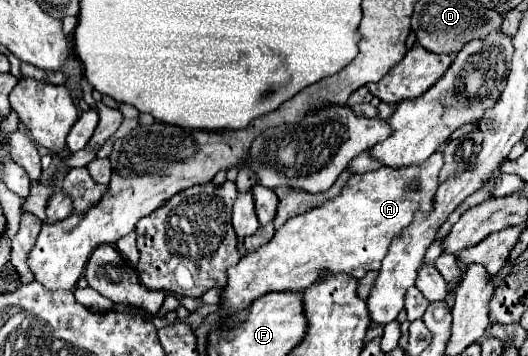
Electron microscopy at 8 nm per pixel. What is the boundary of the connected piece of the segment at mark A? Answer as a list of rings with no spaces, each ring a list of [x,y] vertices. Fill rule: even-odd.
[[[436,151],[428,157],[428,163],[420,167],[408,167],[404,171],[380,167],[370,173],[352,175],[336,199],[306,211],[304,215],[292,217],[264,247],[246,253],[236,267],[228,269],[228,285],[224,287],[220,305],[230,311],[224,317],[238,315],[238,321],[242,323],[254,299],[272,291],[300,293],[324,271],[348,273],[356,279],[362,279],[370,269],[378,271],[392,239],[400,237],[404,229],[412,225],[416,211],[424,215],[434,211],[442,163],[444,155]]]

